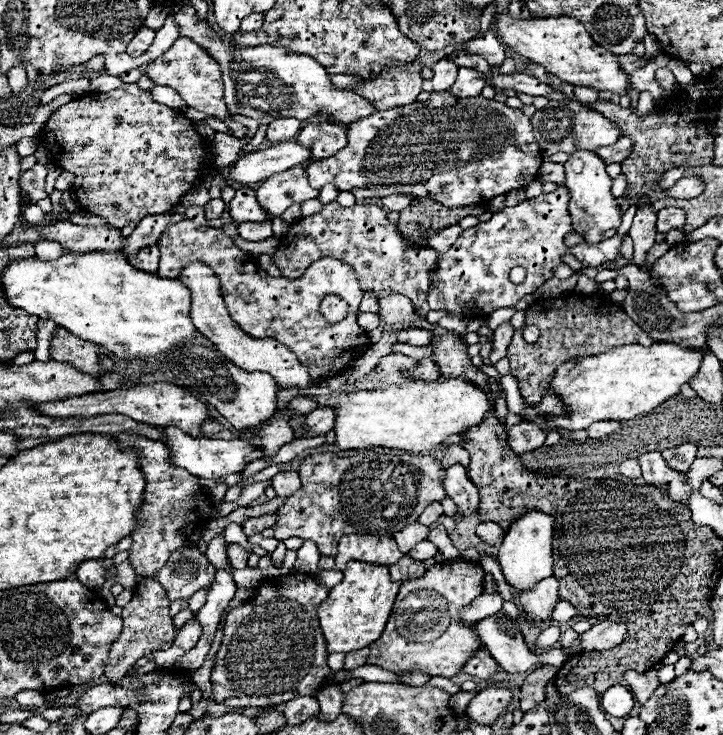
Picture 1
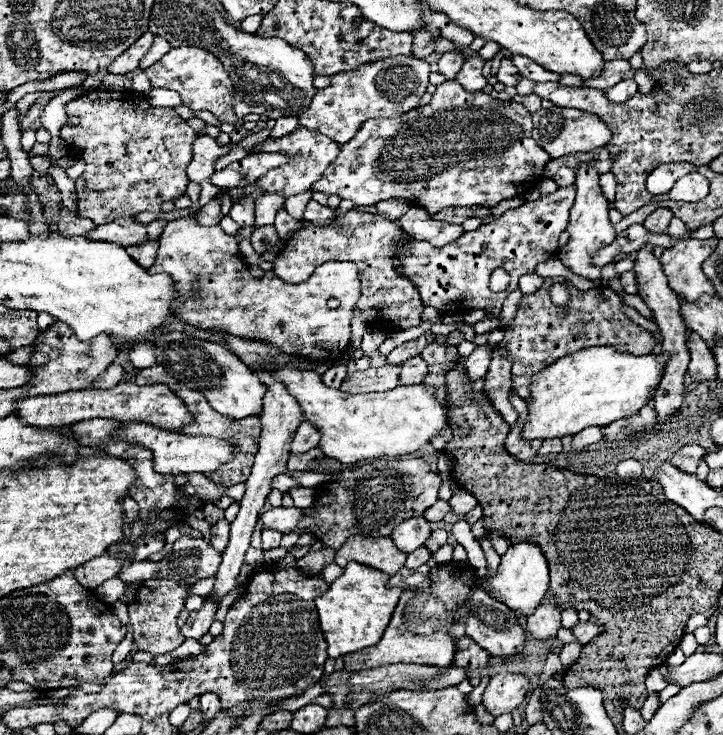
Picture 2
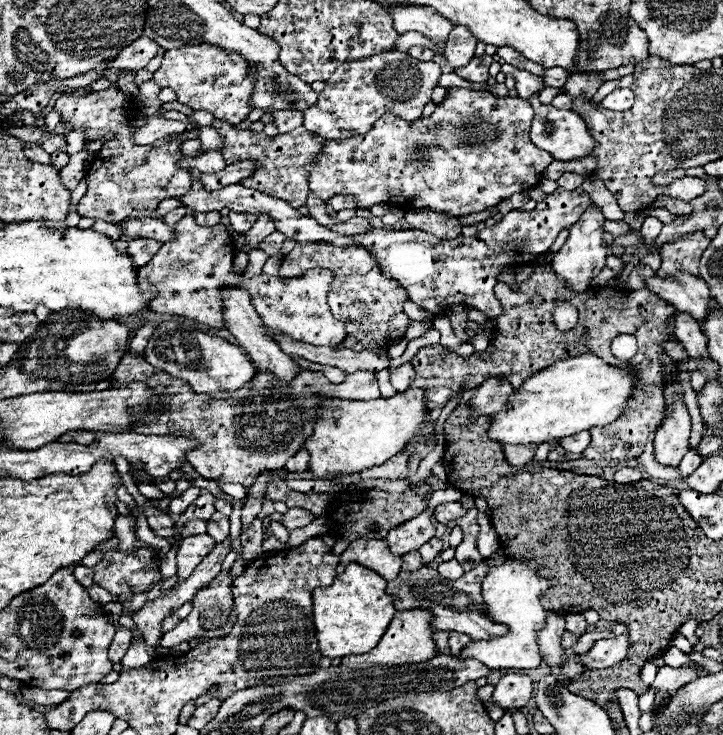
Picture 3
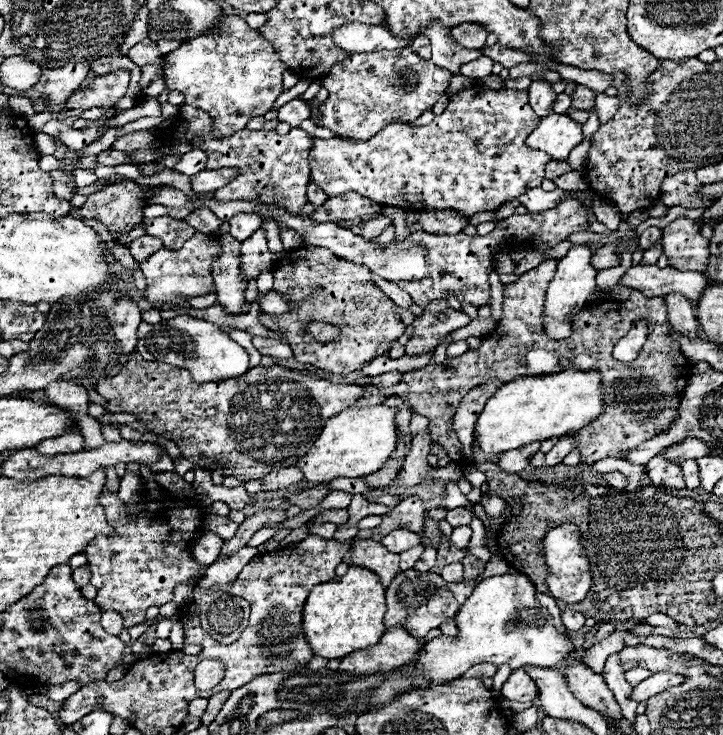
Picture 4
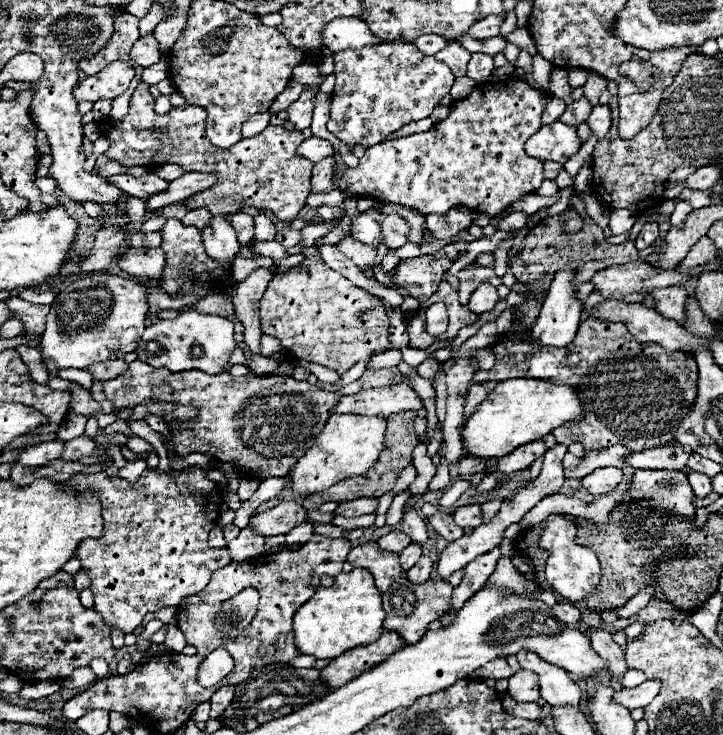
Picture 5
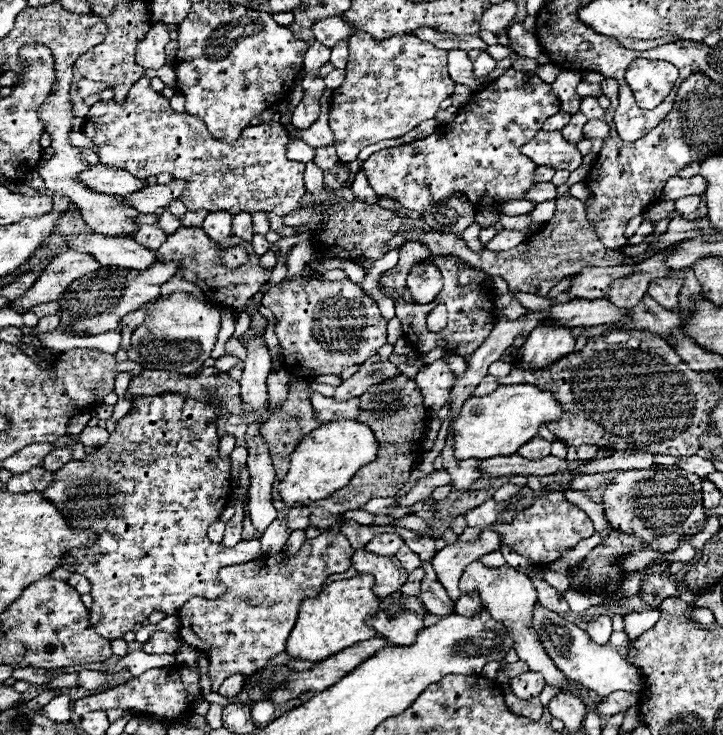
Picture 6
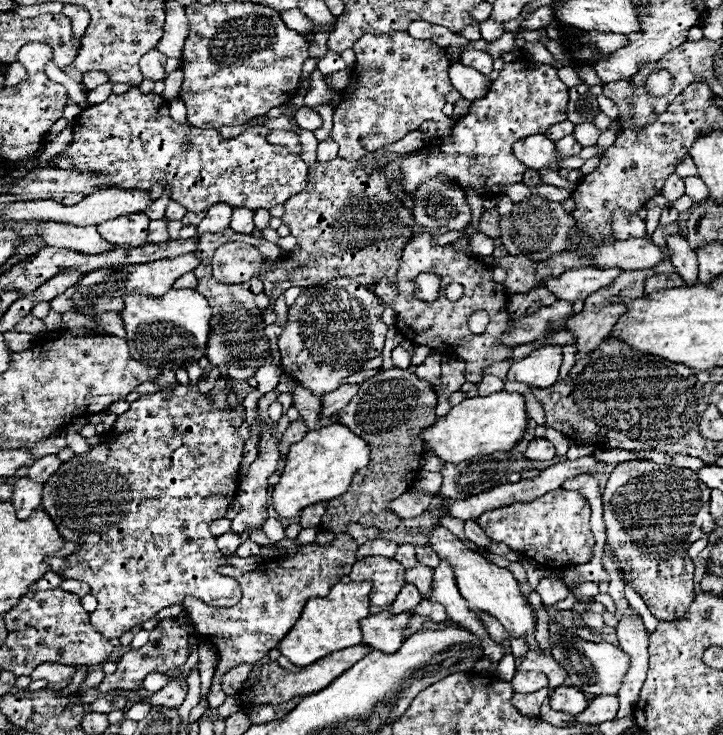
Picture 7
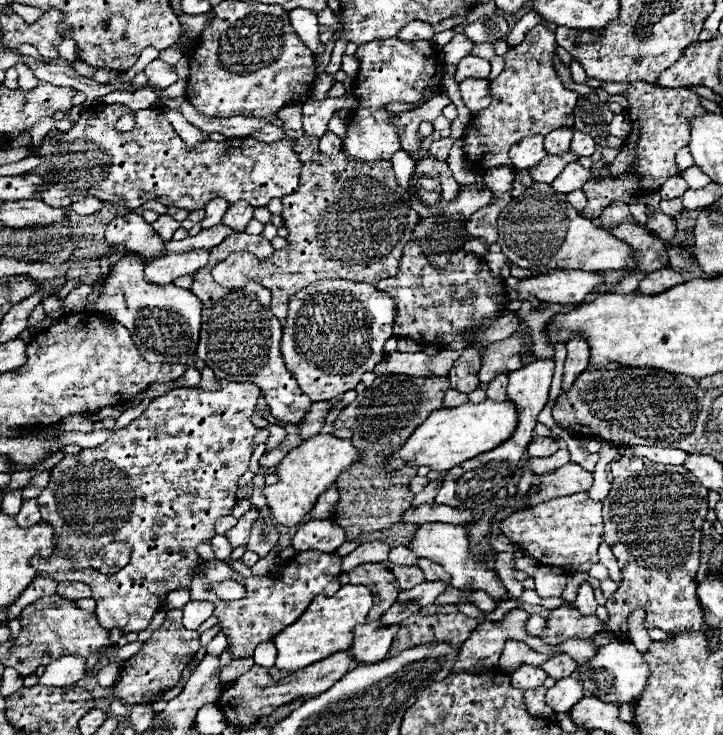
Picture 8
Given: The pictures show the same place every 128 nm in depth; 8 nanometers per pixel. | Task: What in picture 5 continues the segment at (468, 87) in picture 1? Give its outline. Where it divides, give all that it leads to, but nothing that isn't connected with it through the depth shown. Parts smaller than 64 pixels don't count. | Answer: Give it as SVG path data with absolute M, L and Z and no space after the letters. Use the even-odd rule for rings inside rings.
M472 54L472 60L468 64L468 74L466 76L472 78L472 80L482 82L482 80L490 78L492 70L494 70L494 62L492 62L492 58L488 54Z

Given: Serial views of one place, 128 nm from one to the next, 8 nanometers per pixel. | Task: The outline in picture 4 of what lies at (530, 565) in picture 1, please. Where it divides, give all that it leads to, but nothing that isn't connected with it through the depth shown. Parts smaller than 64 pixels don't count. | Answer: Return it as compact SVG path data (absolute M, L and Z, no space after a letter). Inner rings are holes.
M524 574L490 576L484 582L478 582L474 592L460 606L454 622L458 628L456 636L440 634L438 638L424 642L420 658L410 662L416 670L412 674L388 674L382 684L372 690L368 704L358 706L356 714L360 716L394 702L402 694L410 692L410 686L436 688L450 684L452 680L460 678L470 666L476 666L480 662L492 662L496 666L510 664L514 670L524 668L526 664L552 668L564 664L572 654L576 654L572 638L566 632L558 632L554 628L548 608L536 600L536 588Z

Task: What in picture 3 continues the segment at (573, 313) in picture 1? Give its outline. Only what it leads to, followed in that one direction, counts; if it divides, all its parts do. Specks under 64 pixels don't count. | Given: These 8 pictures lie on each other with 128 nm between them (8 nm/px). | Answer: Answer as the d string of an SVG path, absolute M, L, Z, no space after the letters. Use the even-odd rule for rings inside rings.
M536 266L532 276L518 284L518 290L514 290L512 284L498 282L496 298L500 300L504 314L498 316L496 320L496 330L494 330L496 340L492 340L482 354L472 354L464 358L436 344L422 348L412 358L410 364L416 370L416 378L410 384L410 388L422 388L426 392L424 402L428 406L428 422L434 426L446 402L452 400L462 388L466 392L470 388L480 386L484 380L492 376L506 378L514 388L518 388L528 376L536 374L538 370L544 370L554 362L574 358L578 354L596 354L604 358L606 364L624 368L624 362L612 356L610 342L620 334L634 334L640 344L640 352L630 360L632 370L638 372L634 386L636 390L632 390L626 410L618 420L614 420L608 426L594 426L590 430L590 446L582 452L582 458L598 460L598 462L600 460L622 462L622 460L638 458L646 446L648 434L656 430L664 418L666 404L664 404L664 386L662 386L664 378L662 378L660 358L666 352L660 344L670 340L666 322L676 312L676 308L670 302L652 294L648 288L642 290L596 288L584 294L572 294L571 290L564 288L564 282L556 278L550 266ZM534 294L542 296L540 306L532 306ZM559 299L572 302L578 310L578 324L568 332L556 330L556 324L552 320L552 310Z

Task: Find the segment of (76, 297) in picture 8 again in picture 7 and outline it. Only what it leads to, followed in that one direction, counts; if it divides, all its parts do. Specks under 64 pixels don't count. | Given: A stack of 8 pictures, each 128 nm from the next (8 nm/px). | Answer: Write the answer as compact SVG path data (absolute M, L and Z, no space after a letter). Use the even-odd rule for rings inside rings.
M72 286L72 288L68 288L60 298L54 298L52 302L50 302L50 308L54 310L54 312L60 312L60 314L64 314L64 312L70 312L70 310L74 310L76 306L72 304L72 296L74 296L74 290L76 290L76 286Z

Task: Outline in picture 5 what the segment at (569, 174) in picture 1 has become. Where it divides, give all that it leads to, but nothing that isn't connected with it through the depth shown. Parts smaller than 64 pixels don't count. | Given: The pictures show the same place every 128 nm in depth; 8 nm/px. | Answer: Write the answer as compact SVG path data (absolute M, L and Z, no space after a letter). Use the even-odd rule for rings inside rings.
M562 270L554 276L536 324L532 326L532 340L536 346L564 348L574 340L582 314L582 302L574 298L574 274L576 270Z

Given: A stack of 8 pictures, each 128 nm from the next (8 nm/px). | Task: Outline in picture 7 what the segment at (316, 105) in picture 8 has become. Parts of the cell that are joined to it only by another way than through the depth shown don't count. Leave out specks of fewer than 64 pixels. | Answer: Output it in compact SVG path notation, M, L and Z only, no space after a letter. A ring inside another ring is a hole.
M304 106L304 108L300 108L296 112L296 122L298 122L300 128L314 132L314 130L318 130L322 126L324 120L322 120L322 116L316 110Z

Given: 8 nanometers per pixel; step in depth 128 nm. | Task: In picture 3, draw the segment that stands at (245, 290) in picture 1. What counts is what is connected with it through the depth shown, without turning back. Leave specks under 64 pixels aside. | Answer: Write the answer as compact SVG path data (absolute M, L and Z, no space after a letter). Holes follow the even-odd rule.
M184 216L176 224L176 238L162 244L160 252L138 270L138 282L144 290L150 282L156 286L156 296L148 302L150 310L160 314L178 314L208 328L224 328L222 324L222 288L220 282L238 282L240 276L232 272L232 238L226 226L198 226L194 216ZM314 268L314 270L308 270L306 274L302 274L298 278L290 278L290 280L260 274L252 280L244 280L236 286L250 292L252 304L268 328L280 330L280 332L292 336L294 340L300 340L306 344L334 348L346 338L346 324L336 320L326 304L326 296L330 292L332 280L334 278L332 278L330 270Z

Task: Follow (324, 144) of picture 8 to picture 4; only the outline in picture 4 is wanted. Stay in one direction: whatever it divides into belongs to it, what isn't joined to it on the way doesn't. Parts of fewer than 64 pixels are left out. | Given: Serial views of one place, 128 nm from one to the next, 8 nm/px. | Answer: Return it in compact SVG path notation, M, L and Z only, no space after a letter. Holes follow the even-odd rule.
M314 182L308 184L308 200L314 206L320 206L324 202L324 198L328 198L328 194L324 194L324 190L320 186L314 186Z

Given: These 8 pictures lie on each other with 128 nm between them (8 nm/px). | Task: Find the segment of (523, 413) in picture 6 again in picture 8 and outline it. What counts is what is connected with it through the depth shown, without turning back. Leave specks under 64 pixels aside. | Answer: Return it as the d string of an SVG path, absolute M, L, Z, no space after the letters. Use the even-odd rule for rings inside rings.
M486 400L480 404L462 404L458 408L434 410L410 436L408 440L386 460L386 470L396 472L404 466L428 466L436 472L448 472L450 468L496 448L508 440L516 428L516 408L512 402Z

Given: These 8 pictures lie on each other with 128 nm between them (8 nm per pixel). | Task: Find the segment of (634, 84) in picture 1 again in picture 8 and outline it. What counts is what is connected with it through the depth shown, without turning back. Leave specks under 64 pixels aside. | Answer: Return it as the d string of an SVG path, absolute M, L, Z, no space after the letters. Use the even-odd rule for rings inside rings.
M574 130L570 152L578 154L578 156L592 156L592 152L594 152L594 140L588 134L584 134L580 130Z

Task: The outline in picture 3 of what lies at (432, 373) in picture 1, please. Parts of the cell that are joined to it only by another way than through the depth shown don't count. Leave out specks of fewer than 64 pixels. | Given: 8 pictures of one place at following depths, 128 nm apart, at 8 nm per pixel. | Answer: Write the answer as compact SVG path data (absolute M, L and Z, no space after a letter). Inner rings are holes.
M402 364L398 368L390 368L388 372L390 372L390 382L396 388L396 392L406 390L412 384L412 378L414 378L412 364Z

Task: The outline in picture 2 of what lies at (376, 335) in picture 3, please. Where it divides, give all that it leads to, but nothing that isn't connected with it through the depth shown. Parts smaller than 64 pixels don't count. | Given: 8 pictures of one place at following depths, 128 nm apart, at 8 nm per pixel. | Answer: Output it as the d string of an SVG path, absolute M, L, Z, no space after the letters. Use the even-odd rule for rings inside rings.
M350 210L348 214L336 214L336 222L342 224L340 230L332 226L314 226L312 222L306 222L304 230L298 230L294 238L286 242L282 252L274 260L274 272L284 278L284 282L302 282L312 274L312 270L328 260L346 260L354 262L358 266L358 278L360 278L360 300L354 306L354 314L364 314L364 322L370 330L408 330L418 326L420 312L424 304L420 302L420 296L416 294L416 288L412 282L404 276L400 276L392 264L390 250L398 240L410 238L396 222L386 220L380 214L366 214Z

